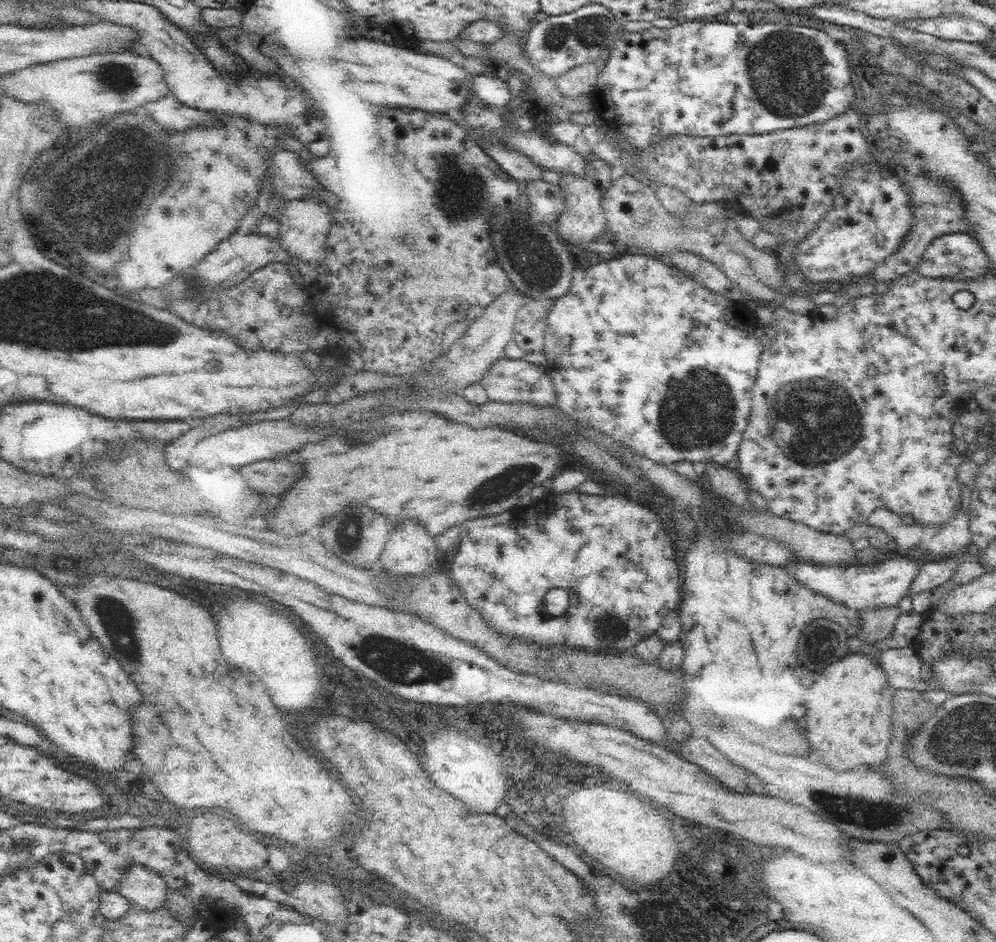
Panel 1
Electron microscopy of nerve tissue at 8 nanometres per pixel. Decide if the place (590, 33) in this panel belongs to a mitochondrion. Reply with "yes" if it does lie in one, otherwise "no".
yes

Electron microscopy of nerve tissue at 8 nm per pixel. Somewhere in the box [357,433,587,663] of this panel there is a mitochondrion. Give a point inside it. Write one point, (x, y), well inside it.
(519, 477)

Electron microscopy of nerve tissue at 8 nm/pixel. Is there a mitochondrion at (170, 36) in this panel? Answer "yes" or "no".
no

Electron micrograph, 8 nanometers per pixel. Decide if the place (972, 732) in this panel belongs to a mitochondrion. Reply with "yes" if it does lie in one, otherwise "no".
yes

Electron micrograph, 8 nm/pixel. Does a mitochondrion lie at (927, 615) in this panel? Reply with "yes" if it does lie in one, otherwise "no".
no

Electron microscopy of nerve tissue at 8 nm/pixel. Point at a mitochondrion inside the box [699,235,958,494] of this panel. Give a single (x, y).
(821, 416)

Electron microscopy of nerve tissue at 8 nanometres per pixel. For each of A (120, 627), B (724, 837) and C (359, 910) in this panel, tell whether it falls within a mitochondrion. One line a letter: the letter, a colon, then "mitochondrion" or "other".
A: mitochondrion
B: other
C: other

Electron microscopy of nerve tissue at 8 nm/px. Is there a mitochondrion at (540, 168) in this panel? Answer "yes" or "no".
no

